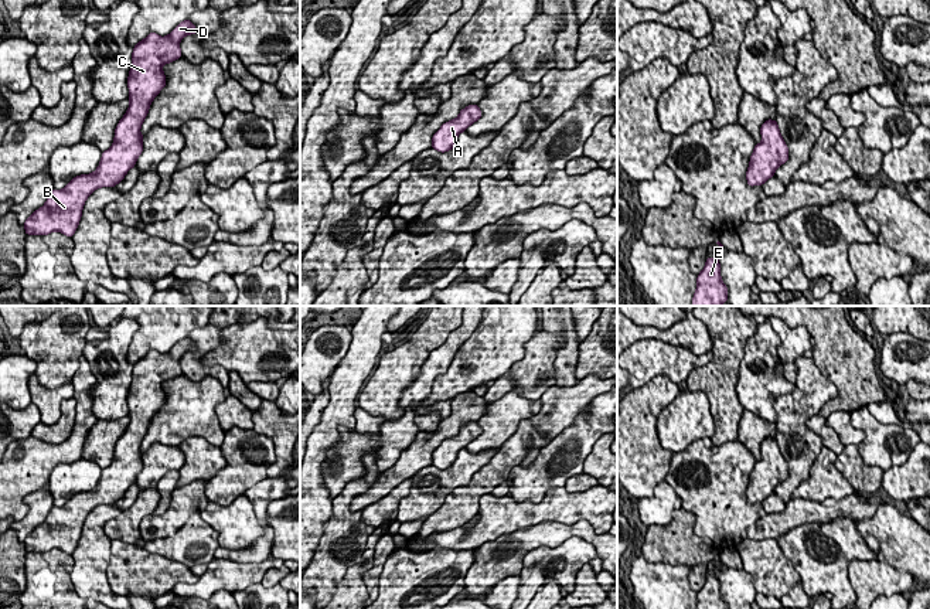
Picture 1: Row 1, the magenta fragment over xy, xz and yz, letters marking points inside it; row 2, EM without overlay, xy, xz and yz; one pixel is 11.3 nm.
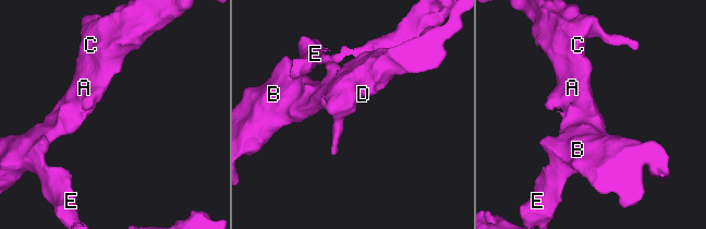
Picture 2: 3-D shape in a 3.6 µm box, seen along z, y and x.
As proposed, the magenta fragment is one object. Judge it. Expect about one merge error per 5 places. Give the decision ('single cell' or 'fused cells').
single cell

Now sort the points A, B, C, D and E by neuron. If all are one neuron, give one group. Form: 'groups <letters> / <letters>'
groups A B C D E

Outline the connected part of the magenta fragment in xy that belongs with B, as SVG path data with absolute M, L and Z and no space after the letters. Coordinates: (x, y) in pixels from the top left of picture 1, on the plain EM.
M184 337L168 353L150 350L134 363L127 395L130 422L115 446L112 465L102 470L93 490L74 494L62 507L50 510L45 521L25 537L27 552L58 548L72 555L86 516L96 506L115 504L134 484L143 469L140 445L153 416L166 404L163 382L181 375L180 358L190 351L197 351L195 341Z

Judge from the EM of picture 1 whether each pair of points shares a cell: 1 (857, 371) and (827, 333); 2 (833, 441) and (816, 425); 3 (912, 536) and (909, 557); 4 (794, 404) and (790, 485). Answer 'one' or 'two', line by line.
1: one
2: one
3: one
4: one

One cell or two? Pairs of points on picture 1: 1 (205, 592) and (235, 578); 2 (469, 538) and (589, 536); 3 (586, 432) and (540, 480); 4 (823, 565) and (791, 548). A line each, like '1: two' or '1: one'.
1: one
2: two
3: one
4: one

